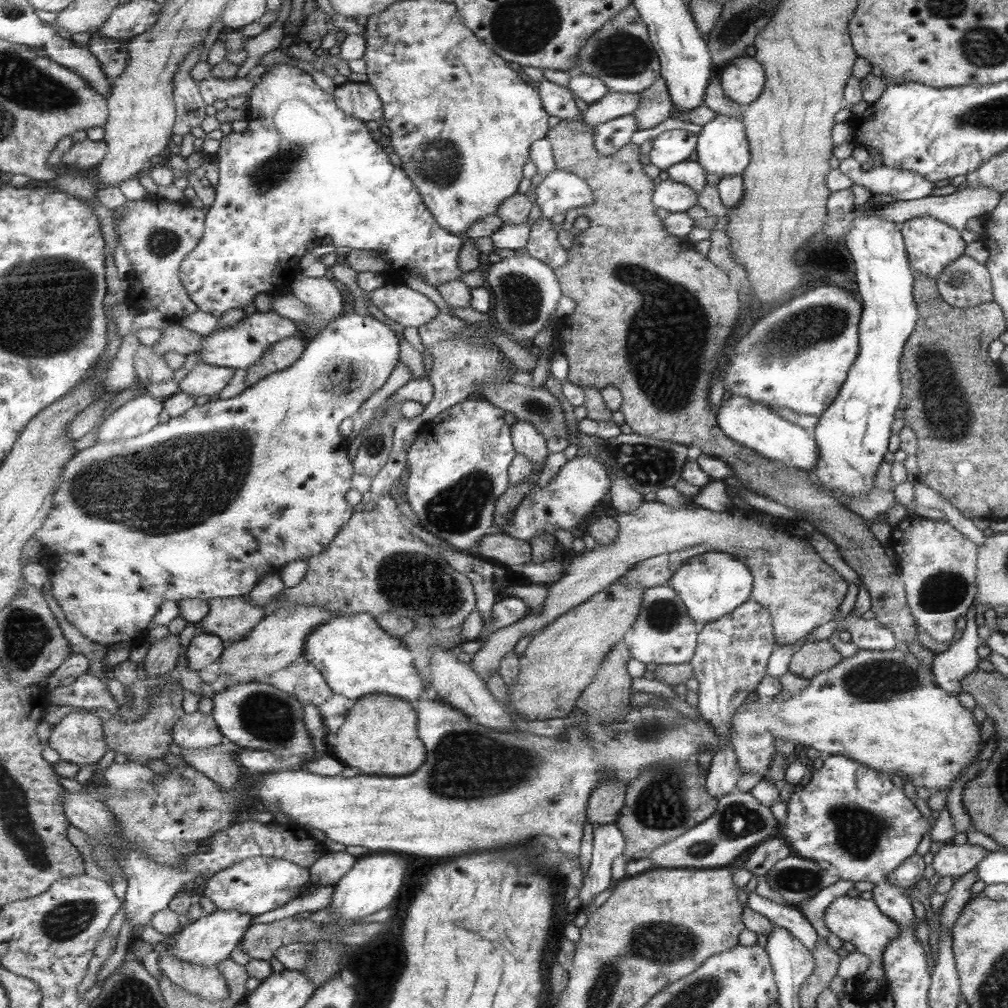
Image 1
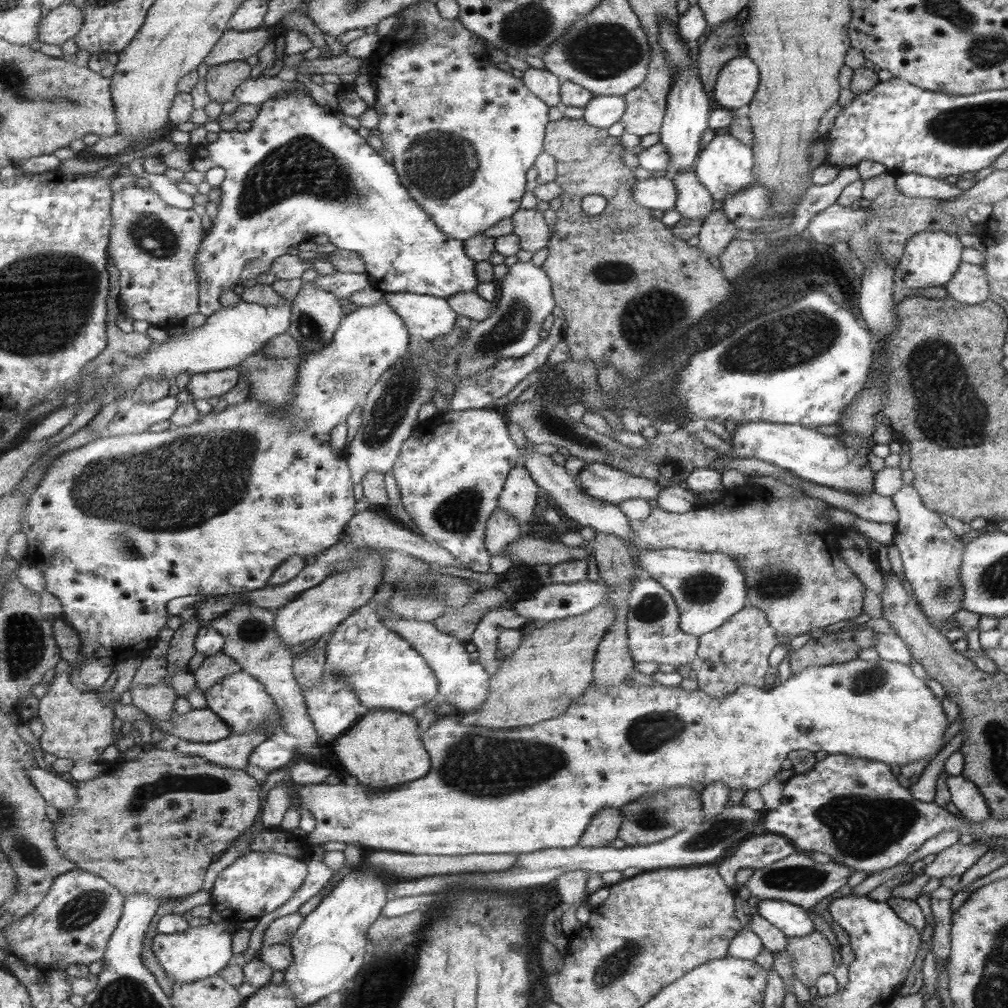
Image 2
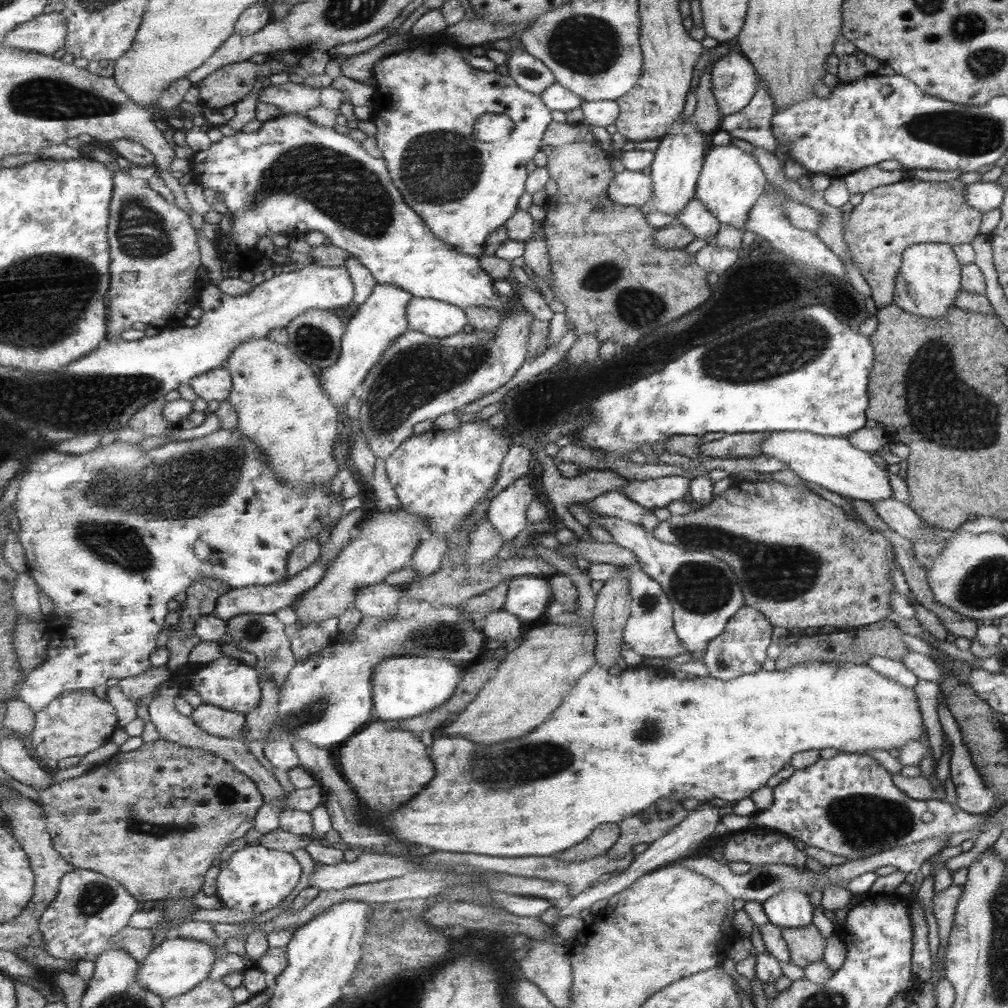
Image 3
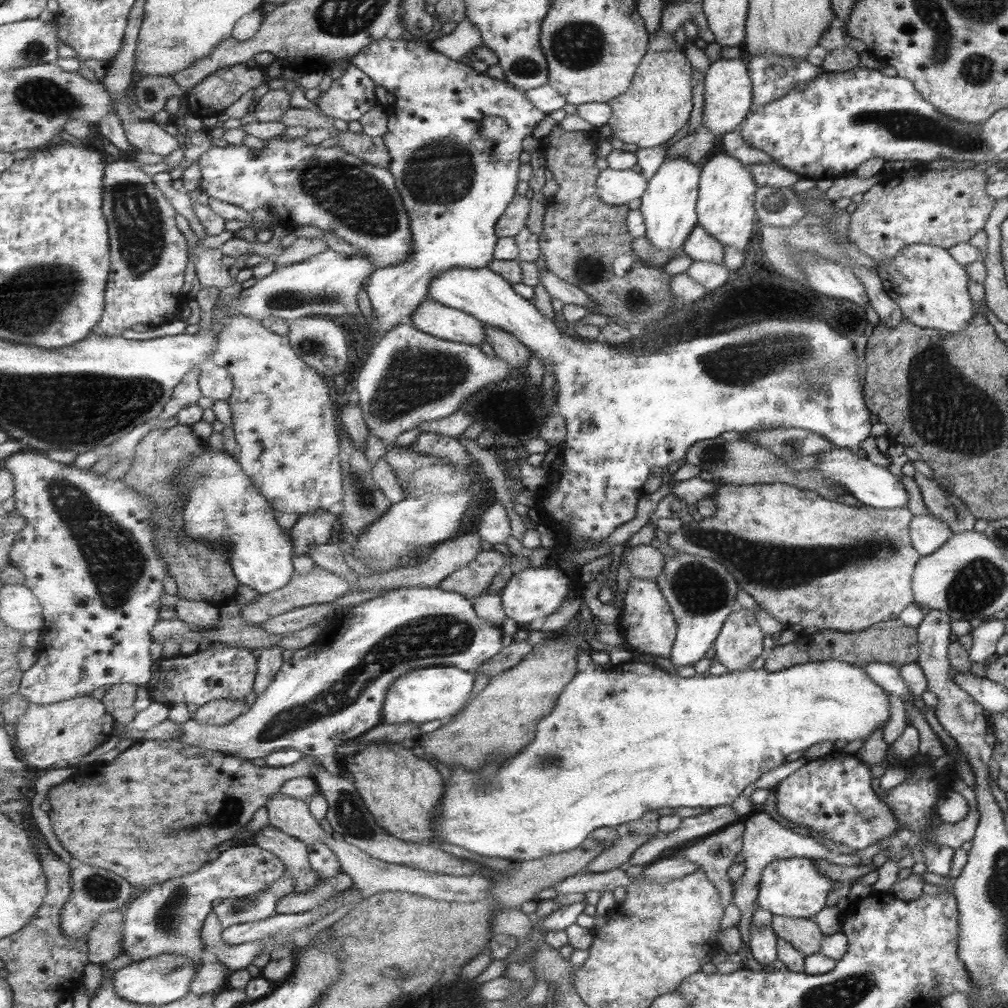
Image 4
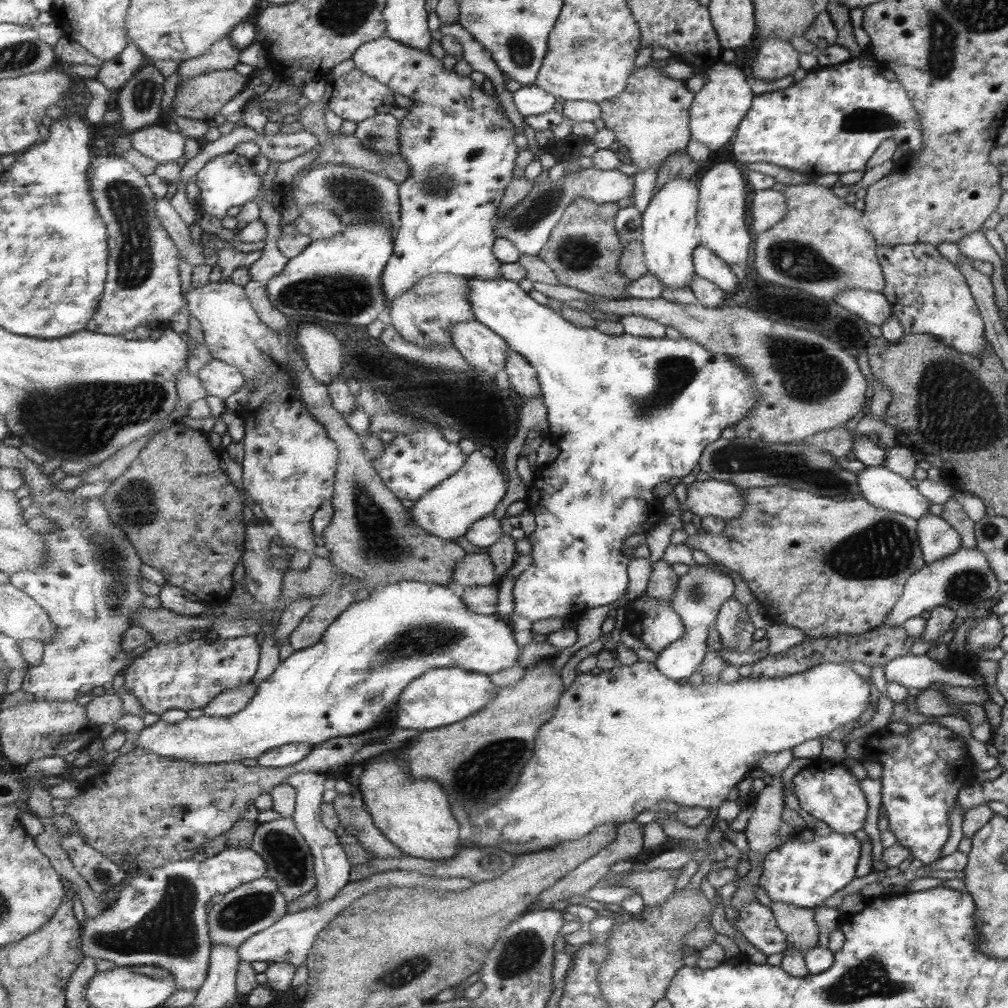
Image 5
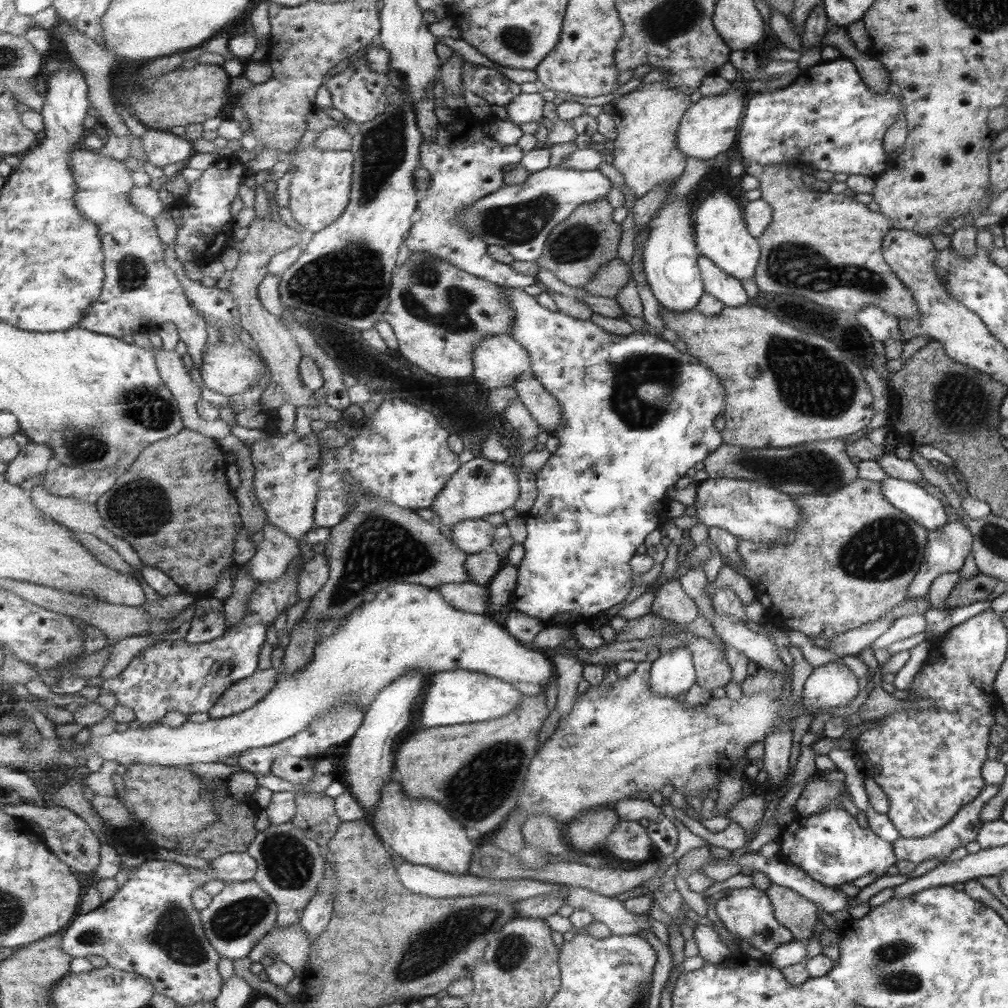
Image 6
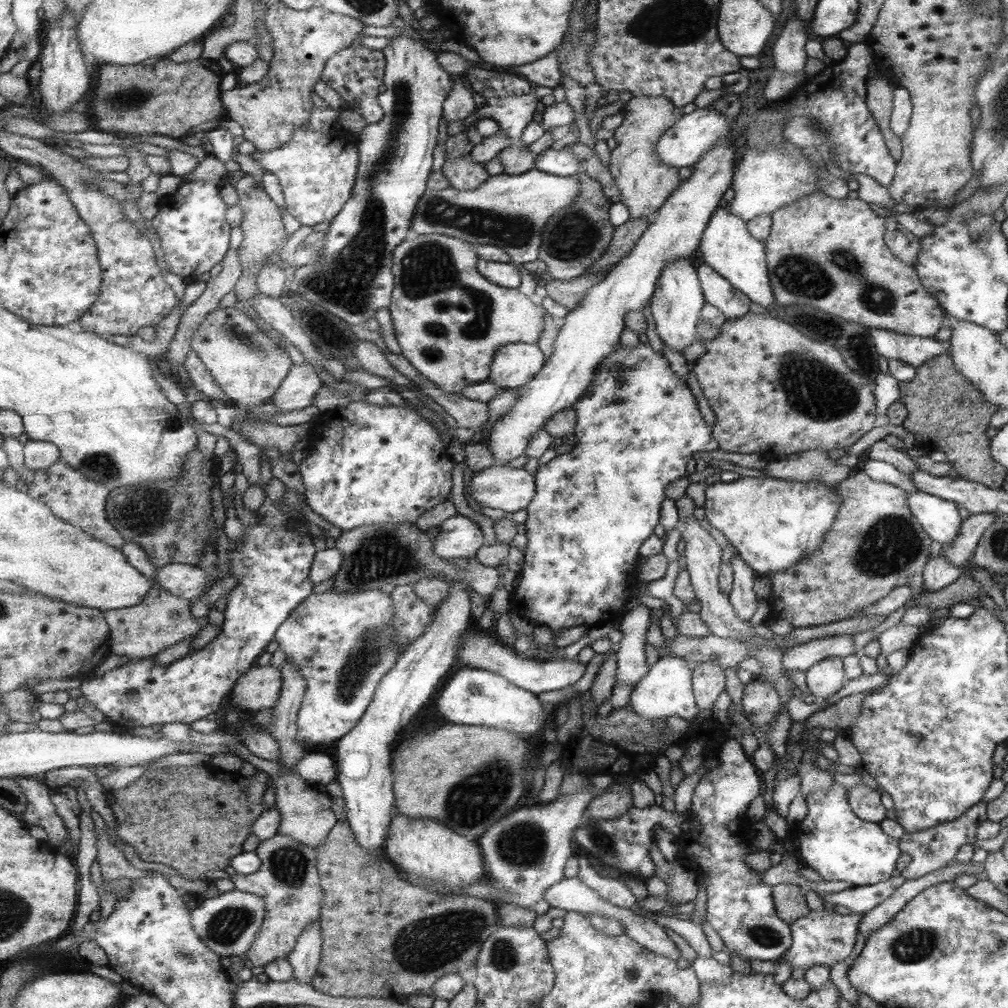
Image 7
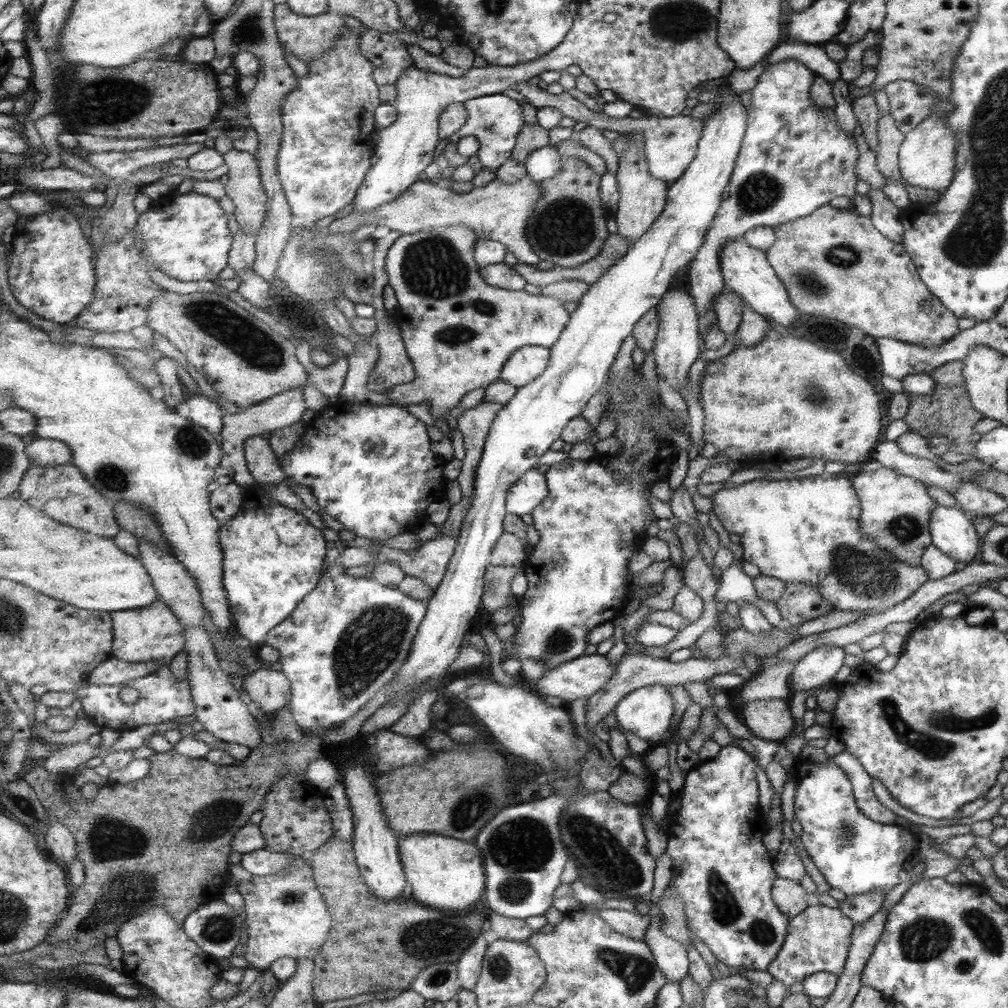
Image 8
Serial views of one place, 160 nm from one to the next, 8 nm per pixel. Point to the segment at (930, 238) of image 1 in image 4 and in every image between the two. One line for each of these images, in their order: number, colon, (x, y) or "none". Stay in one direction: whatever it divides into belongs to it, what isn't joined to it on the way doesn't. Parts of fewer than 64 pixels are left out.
2: (929, 258)
3: (928, 278)
4: (930, 288)

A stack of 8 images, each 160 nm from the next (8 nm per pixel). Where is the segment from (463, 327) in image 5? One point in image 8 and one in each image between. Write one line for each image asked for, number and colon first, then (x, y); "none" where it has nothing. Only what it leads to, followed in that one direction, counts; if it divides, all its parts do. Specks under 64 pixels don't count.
6: (500, 360)
7: (516, 365)
8: (528, 364)

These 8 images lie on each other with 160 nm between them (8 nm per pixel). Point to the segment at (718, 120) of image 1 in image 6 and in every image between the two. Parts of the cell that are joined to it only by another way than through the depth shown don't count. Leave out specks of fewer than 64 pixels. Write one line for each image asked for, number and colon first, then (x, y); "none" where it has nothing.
2: (725, 166)
3: (730, 183)
4: (725, 208)
5: (722, 229)
6: (720, 231)

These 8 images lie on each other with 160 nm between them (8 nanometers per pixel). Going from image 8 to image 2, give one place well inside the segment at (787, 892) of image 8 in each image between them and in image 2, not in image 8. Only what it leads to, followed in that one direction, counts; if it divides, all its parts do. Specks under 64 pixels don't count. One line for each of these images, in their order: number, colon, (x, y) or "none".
2: (811, 956)
3: (805, 945)
4: (802, 934)
5: (798, 925)
6: (794, 912)
7: (790, 905)

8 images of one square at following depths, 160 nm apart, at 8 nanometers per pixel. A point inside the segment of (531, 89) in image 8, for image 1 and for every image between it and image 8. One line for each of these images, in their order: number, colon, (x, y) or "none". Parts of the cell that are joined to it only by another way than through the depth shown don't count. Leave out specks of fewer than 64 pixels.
1: (743, 79)
2: (736, 85)
3: (734, 80)
4: (727, 88)
5: (725, 98)
6: (710, 126)
7: (685, 143)

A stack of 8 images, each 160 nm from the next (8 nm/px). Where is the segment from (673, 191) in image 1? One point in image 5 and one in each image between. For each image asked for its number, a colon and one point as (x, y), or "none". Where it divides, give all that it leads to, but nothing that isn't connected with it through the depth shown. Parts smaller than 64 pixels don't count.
2: (659, 192)
3: (633, 189)
4: (617, 187)
5: (529, 225)

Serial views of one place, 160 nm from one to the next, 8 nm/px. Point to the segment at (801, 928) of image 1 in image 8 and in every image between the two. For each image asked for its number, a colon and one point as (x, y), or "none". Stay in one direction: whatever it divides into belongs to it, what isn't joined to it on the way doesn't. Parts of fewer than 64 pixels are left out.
2: (793, 921)
3: (791, 909)
4: (794, 887)
5: (801, 874)
6: (830, 847)
7: (830, 840)
8: (855, 855)

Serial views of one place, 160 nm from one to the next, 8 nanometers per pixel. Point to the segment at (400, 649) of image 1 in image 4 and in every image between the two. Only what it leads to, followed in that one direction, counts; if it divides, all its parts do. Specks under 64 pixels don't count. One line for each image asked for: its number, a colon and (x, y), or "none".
2: (387, 672)
3: (403, 686)
4: (432, 693)

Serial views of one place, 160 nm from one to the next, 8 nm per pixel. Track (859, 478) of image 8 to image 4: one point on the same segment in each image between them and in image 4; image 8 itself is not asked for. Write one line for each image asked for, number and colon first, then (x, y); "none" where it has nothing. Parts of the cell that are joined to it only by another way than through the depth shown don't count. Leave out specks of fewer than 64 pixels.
4: (798, 555)
5: (851, 560)
6: (851, 558)
7: (874, 544)

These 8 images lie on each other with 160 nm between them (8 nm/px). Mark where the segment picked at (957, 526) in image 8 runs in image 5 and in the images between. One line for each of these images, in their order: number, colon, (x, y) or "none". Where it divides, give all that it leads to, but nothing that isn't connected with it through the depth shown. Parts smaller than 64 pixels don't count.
5: (884, 489)
6: (929, 512)
7: (938, 517)

